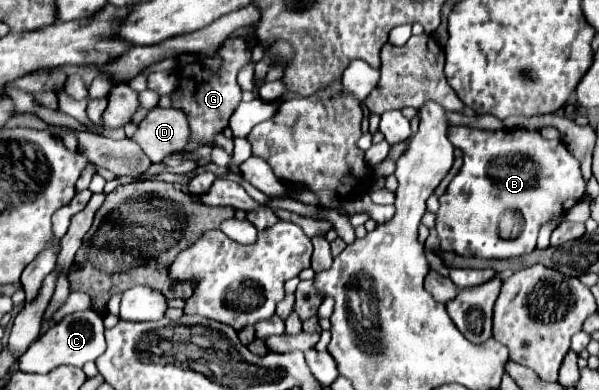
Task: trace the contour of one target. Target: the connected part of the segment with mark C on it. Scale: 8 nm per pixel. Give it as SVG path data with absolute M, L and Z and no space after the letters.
M78 311L72 315L66 315L60 323L52 325L44 335L26 349L26 353L18 359L16 369L22 373L50 373L52 369L60 365L74 365L74 367L84 367L88 361L96 361L102 353L106 351L106 341L104 341L104 325L102 317L94 311Z

